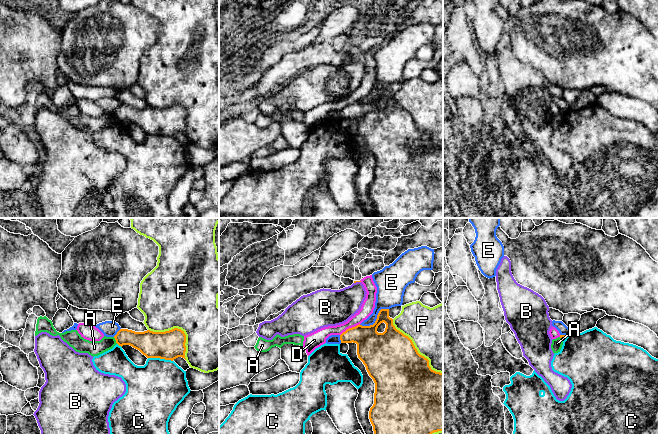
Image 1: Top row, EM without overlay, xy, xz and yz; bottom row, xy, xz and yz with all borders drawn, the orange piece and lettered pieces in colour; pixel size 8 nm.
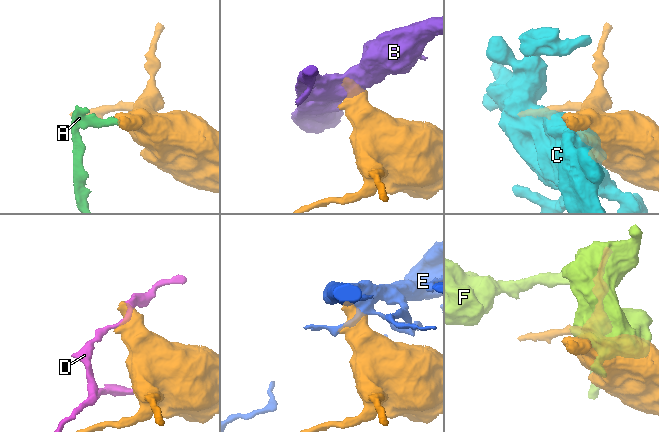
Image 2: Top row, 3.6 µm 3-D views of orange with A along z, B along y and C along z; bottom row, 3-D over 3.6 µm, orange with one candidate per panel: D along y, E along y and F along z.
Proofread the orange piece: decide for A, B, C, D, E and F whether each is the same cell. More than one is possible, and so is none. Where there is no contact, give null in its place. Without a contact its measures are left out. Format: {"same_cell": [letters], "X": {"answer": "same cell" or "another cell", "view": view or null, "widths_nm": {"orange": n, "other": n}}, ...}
{"same_cell": [], "A": {"answer": "another cell", "view": "xy", "widths_nm": {"orange": 180, "other": 130}}, "B": {"answer": "another cell", "view": "xz", "widths_nm": {"orange": 20, "other": 260}}, "C": {"answer": "another cell", "view": "xy", "widths_nm": {"orange": 240, "other": 440}}, "D": {"answer": "another cell", "view": "xz", "widths_nm": {"orange": 260, "other": 110}}, "E": {"answer": "another cell", "view": "xz", "widths_nm": {"orange": 300, "other": 220}}, "F": {"answer": "another cell", "view": "xz", "widths_nm": {"orange": 460, "other": 460}}}

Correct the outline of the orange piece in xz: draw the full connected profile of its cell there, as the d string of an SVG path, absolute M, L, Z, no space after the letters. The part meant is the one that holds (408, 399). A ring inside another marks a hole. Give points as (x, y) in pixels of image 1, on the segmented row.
M381 309L373 325L347 329L340 335L341 343L356 343L358 358L363 362L369 376L375 383L374 404L369 411L369 419L374 434L432 434L443 431L443 373L429 366L429 360L420 355L412 340L397 330L389 309ZM381 323L386 324L385 331L378 333Z

